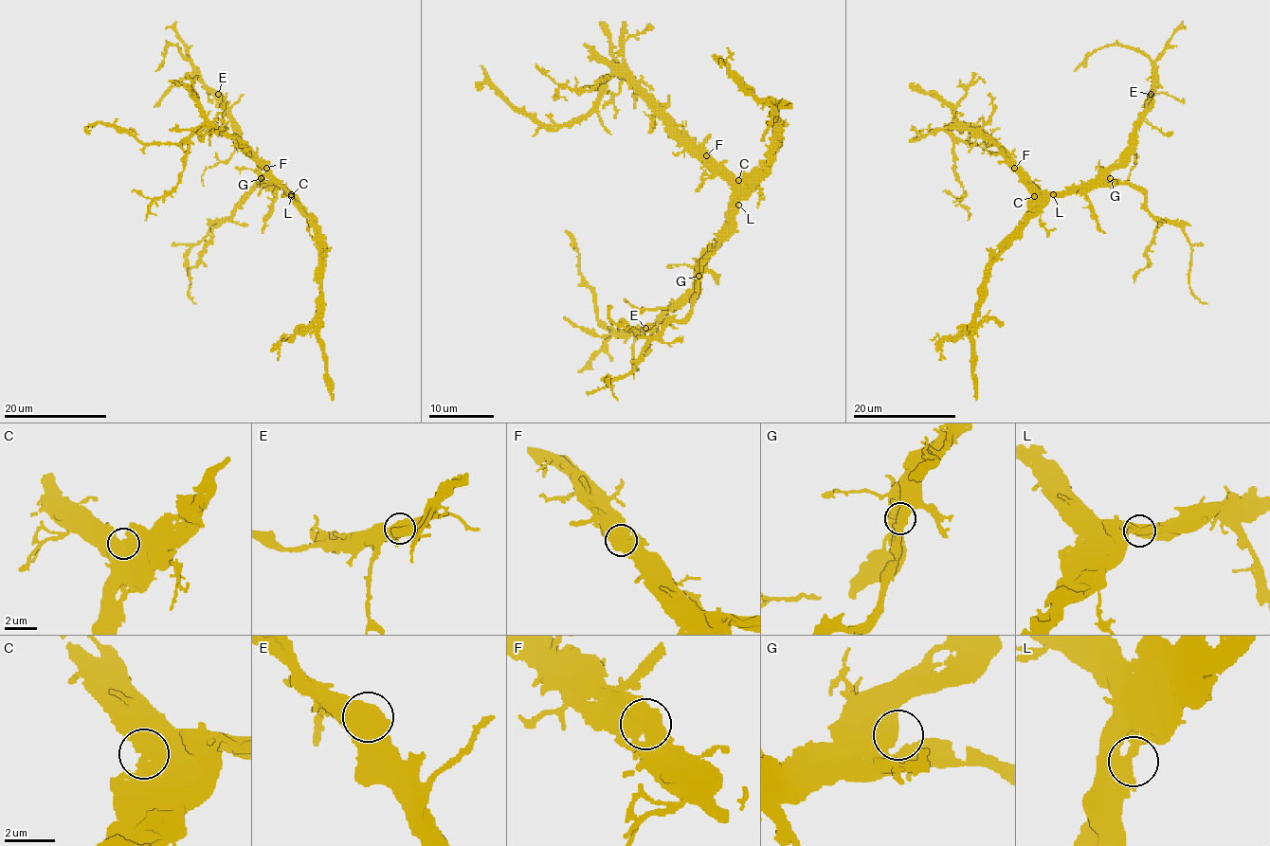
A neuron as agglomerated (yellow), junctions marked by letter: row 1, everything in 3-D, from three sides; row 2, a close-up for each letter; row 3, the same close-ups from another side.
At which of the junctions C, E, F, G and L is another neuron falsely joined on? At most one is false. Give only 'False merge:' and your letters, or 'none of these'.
False merge: none of these

